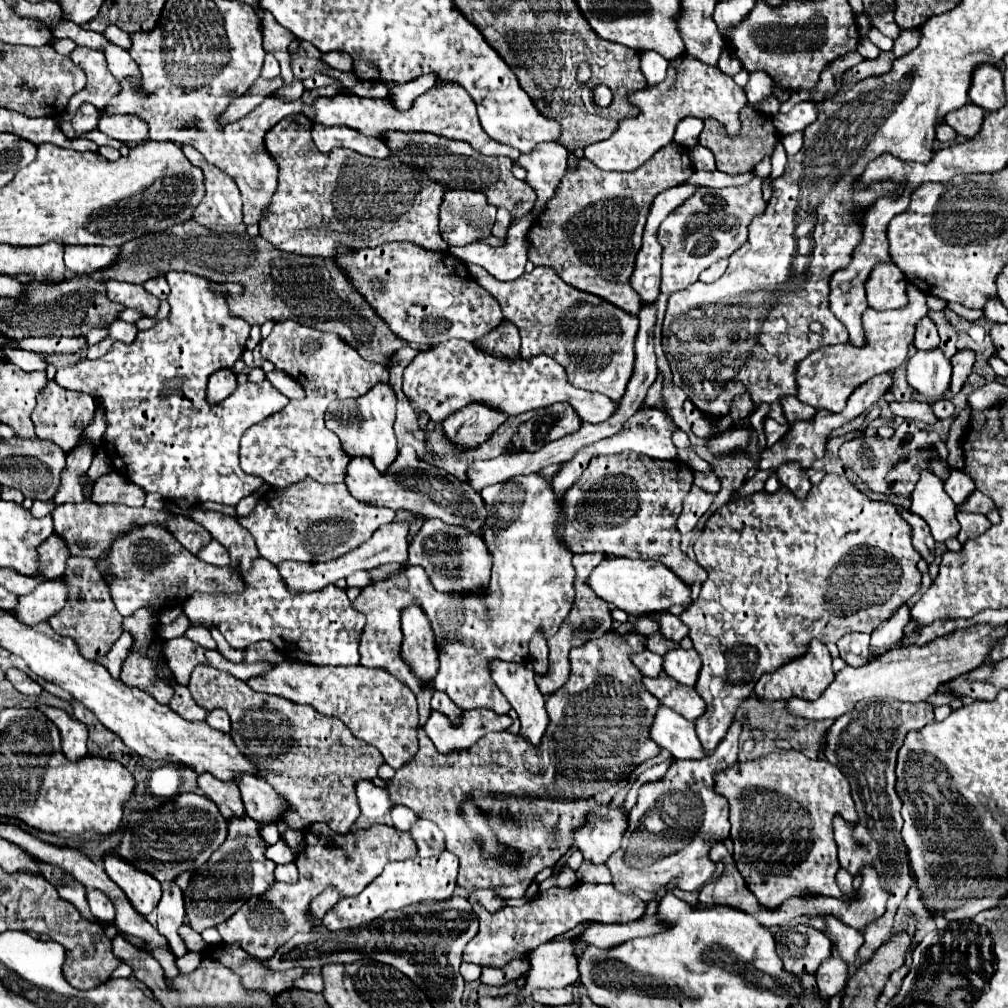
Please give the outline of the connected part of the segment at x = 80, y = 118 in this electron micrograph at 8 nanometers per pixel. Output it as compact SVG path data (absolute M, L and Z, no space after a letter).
M82 105L82 107L78 109L78 113L74 115L74 119L72 119L72 127L74 127L74 131L76 131L78 135L84 135L84 133L96 129L98 117L100 117L100 113L96 111L96 107L92 107L92 105Z

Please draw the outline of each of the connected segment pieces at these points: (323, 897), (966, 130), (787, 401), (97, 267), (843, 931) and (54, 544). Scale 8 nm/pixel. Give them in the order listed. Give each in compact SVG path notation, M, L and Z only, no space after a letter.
M328 887L326 891L322 891L314 901L312 901L312 913L318 917L318 919L322 919L324 915L326 915L326 911L328 909L332 909L332 905L336 905L336 901L340 899L340 893L338 893L338 889L336 887Z
M972 103L964 105L958 111L952 111L946 115L946 123L962 137L972 139L974 135L978 135L980 127L982 127L982 119L984 119L984 111Z
M784 397L782 399L782 407L784 407L784 415L790 423L794 421L810 421L816 415L816 409L798 401L798 397Z
M66 245L64 263L72 273L94 273L108 269L118 261L120 247L92 247L92 245Z
M830 917L824 919L824 921L826 921L826 927L828 927L832 939L836 941L836 947L834 949L838 949L840 957L844 961L848 961L848 965L852 967L854 965L856 951L862 945L862 933L858 933L856 929L848 927L848 925L842 927L842 923L838 923L838 919L834 919L834 917L832 917L832 921L830 921Z
M50 535L46 543L38 545L38 563L42 563L42 575L40 579L56 579L64 573L66 559L68 559L68 549L64 541L58 535Z

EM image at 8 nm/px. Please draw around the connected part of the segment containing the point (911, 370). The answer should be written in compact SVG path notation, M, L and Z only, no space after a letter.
M940 349L916 351L908 361L908 383L926 399L942 397L950 387L952 365Z

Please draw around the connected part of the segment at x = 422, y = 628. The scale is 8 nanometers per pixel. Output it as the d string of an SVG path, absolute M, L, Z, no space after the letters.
M416 605L402 611L402 659L410 671L428 685L438 673L438 651L428 617Z

